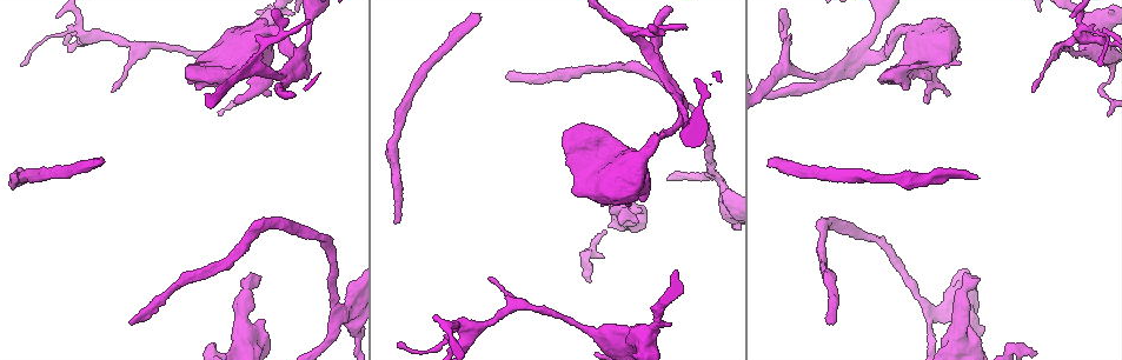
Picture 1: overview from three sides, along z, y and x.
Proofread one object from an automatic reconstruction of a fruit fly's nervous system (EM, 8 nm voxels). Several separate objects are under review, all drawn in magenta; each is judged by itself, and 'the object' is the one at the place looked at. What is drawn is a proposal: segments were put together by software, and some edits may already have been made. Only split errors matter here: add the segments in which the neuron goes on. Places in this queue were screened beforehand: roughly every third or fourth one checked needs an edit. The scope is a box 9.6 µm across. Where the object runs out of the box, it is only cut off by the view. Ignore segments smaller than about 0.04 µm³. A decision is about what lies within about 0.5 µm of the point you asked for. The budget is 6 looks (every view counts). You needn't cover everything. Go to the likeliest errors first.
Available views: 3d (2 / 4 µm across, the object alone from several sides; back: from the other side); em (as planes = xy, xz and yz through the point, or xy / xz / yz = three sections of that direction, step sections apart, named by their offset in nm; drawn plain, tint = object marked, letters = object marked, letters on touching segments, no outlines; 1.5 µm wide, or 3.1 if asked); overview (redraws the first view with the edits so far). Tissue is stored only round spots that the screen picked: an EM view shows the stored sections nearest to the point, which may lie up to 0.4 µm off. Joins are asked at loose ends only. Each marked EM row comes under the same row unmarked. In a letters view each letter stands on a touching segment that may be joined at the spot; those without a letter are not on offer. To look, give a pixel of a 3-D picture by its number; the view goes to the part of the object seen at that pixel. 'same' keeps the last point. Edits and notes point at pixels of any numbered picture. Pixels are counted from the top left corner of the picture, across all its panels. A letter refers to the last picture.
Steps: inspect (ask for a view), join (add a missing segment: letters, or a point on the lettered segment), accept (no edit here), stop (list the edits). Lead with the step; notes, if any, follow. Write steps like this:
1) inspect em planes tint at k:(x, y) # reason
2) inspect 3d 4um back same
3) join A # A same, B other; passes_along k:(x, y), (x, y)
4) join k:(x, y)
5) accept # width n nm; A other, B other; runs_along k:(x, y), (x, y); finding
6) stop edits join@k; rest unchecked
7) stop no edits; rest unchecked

inspect 3d 4um back at 1:(396, 224) # long arm stops here

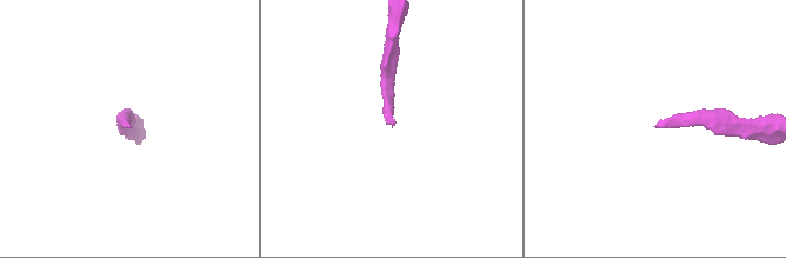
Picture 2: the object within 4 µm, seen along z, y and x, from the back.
inspect em planes letters at 2:(394, 122)

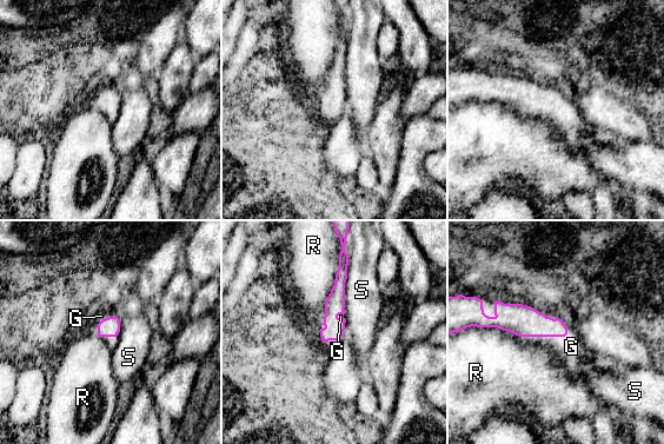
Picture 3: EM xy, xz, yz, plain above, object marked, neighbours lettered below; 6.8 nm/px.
join 3:(571, 346) # longest_contact G 380 nm; G same, R other, S other; passes_along 3:(522, 320), (542, 336), (571, 346); the neuron continues

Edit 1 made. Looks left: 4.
inspect 3d 4um at 1:(262, 277) # an open end

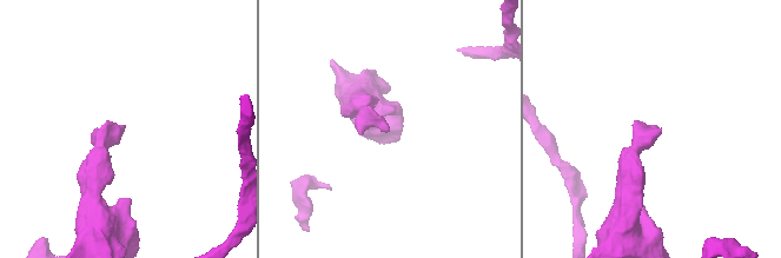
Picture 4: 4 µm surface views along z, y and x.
inspect em planes letters at 4:(125, 127)

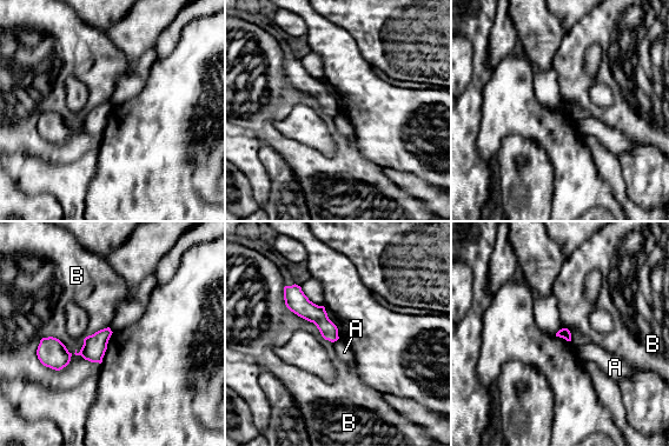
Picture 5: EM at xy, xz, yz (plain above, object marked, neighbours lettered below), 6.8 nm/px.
accept # A other, B other; border 5:(568, 330), (571, 340); none of them fits

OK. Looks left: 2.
inspect em xz step 8 tint at 1:(848, 76) # free end

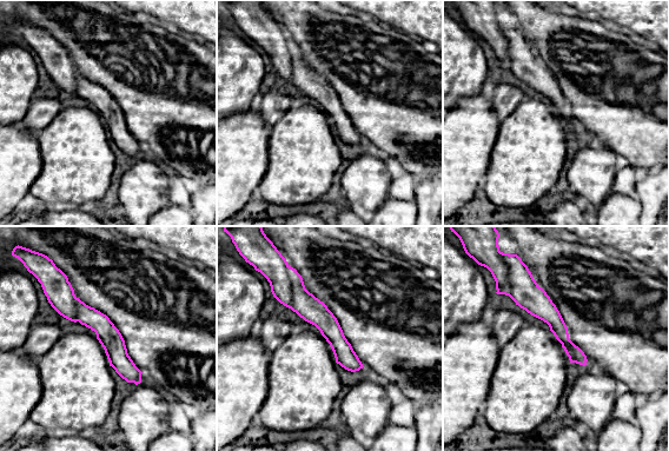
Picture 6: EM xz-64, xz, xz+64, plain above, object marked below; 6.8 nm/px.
inspect em planes letters same # another direction

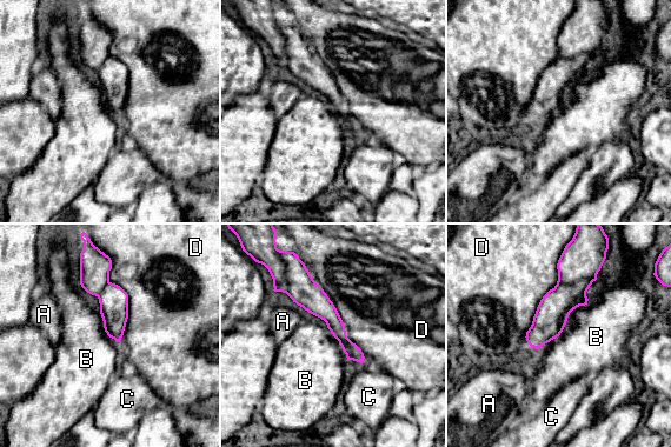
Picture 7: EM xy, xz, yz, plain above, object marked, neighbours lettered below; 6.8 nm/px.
accept # width 120 nm; A other, B other, C other, D other; border 7:(588, 304), (537, 349); none of them fits

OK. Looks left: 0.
stop edits join@3; rest unchecked

